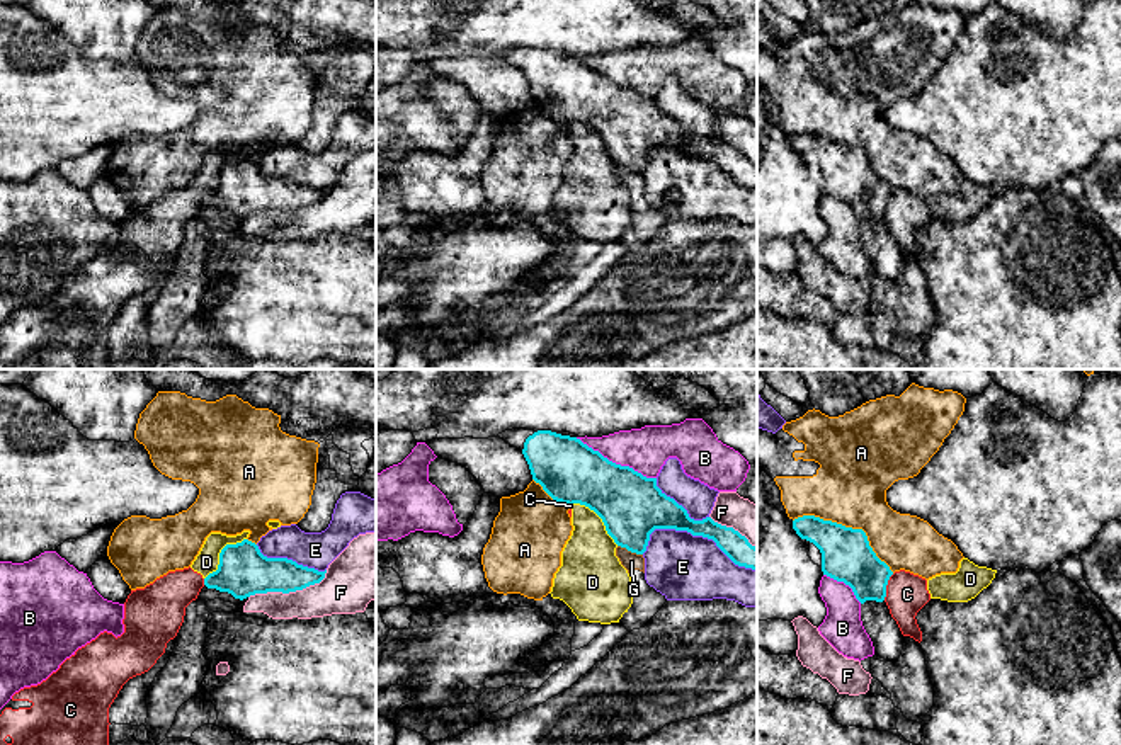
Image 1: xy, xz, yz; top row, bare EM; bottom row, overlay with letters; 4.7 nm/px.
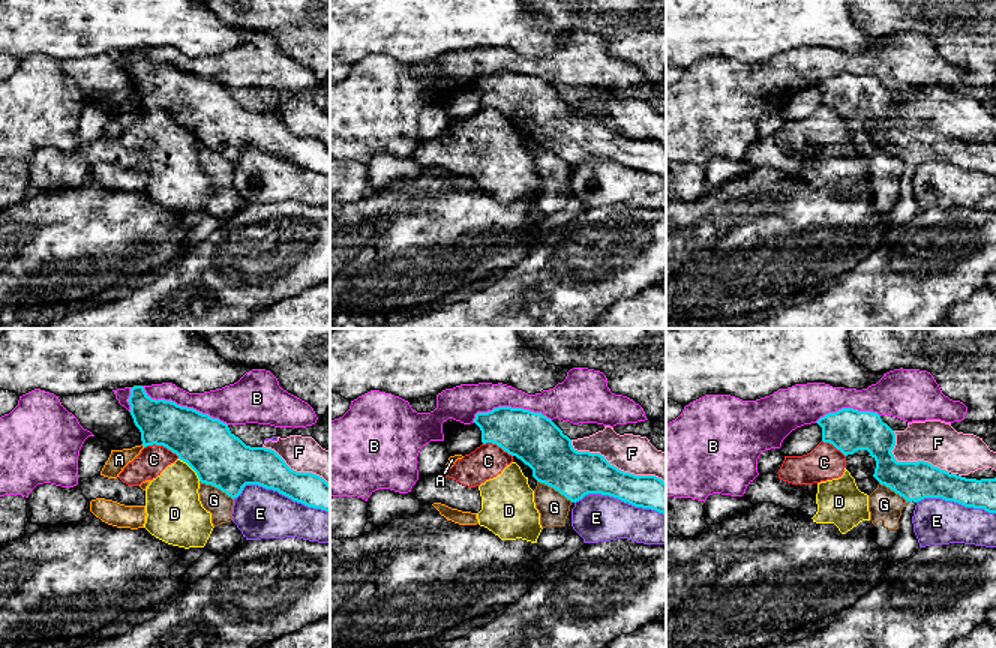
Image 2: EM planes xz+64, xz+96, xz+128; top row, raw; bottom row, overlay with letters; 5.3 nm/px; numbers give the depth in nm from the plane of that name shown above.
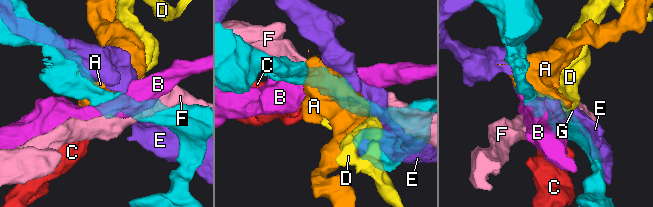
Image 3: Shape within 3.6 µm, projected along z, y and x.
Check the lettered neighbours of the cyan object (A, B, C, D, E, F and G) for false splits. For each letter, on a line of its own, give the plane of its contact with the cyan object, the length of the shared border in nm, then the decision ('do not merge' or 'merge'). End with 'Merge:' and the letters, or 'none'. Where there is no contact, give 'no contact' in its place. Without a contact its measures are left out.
A: meets cyan in yz; contact 550 nm long; do not merge
B: meets cyan in xz; contact 440 nm long; do not merge
C: meets cyan in yz; contact 140 nm long; do not merge
D: meets cyan in xy; contact 280 nm long; do not merge
E: meets cyan in xz; contact 550 nm long; do not merge
F: meets cyan in xy; contact 400 nm long; do not merge
G: meets cyan in xz; contact 130 nm long; do not merge
Merge: none

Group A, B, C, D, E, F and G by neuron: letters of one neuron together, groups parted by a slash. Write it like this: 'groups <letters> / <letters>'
groups A / B / C D / E / F / G

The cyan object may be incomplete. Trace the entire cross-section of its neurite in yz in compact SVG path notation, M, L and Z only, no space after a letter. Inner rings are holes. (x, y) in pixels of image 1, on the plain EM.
M815 134L794 138L793 148L820 168L823 194L849 204L861 223L885 219L893 191L876 175L862 148Z

